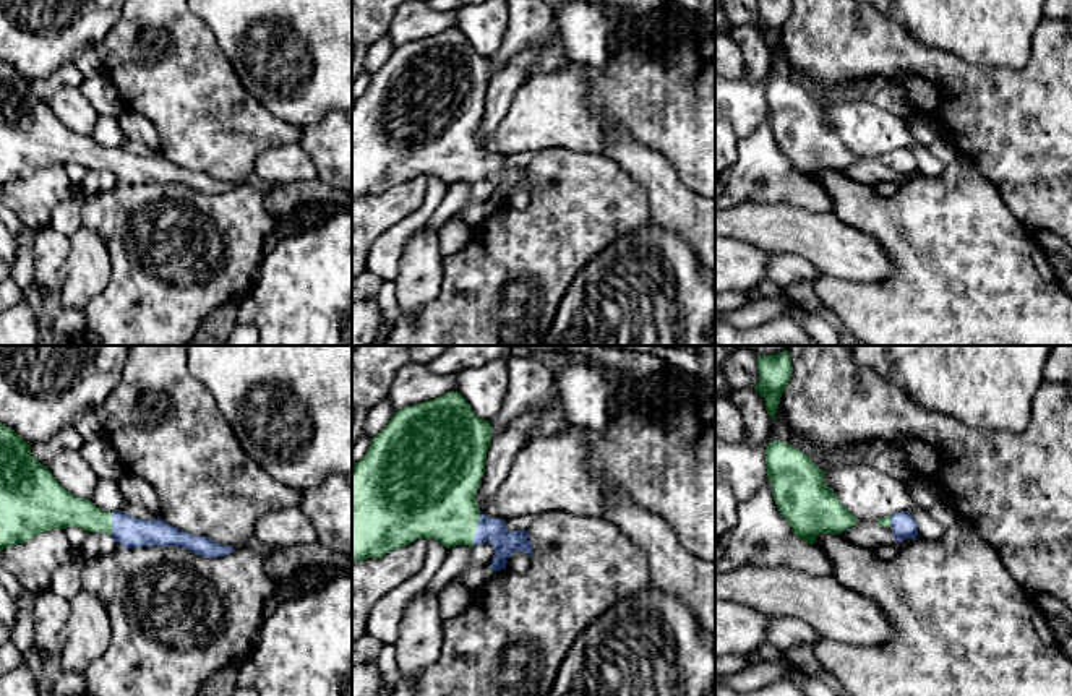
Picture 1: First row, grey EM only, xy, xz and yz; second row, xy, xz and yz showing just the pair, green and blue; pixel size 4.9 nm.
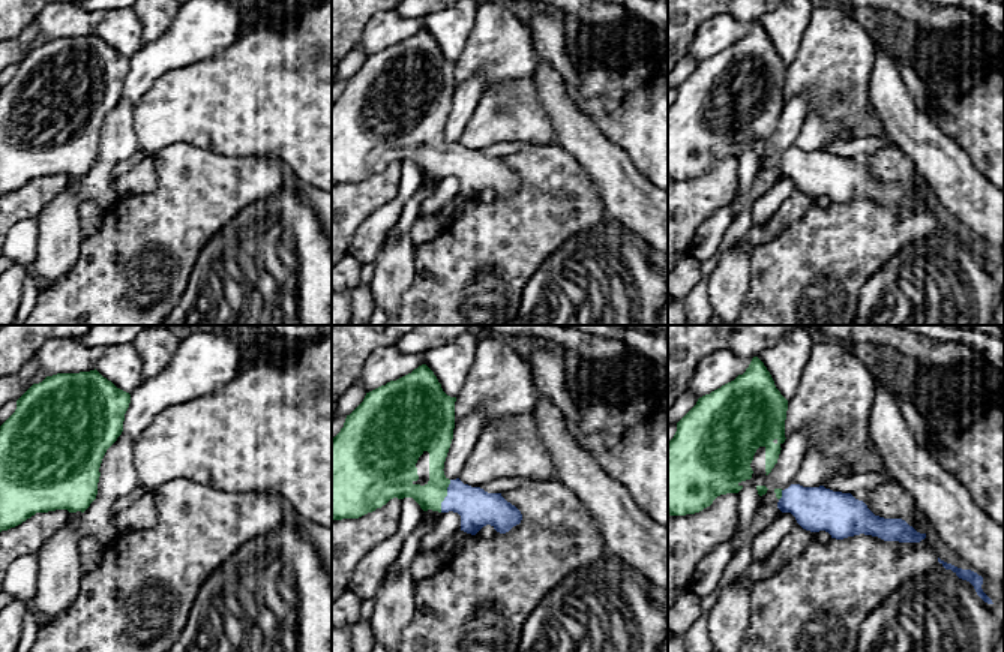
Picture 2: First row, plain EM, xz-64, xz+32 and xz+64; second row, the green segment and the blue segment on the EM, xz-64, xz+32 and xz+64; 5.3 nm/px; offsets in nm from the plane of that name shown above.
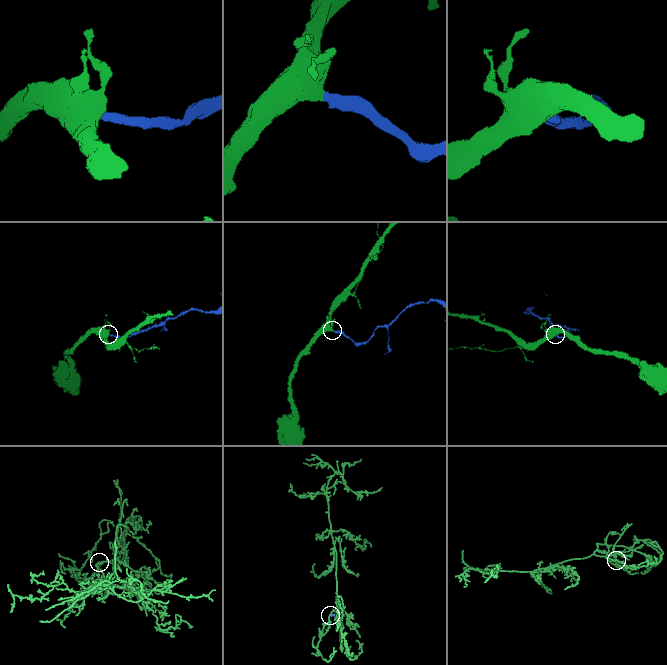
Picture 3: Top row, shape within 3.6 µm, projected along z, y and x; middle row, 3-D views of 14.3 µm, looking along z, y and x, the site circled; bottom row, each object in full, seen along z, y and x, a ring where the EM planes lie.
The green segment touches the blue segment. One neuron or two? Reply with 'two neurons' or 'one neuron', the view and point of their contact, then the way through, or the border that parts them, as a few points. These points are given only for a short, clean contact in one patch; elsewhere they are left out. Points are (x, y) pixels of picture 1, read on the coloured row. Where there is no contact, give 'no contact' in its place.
one neuron | xz (475, 529) | across xz (437, 497), (464, 524), (475, 529), (492, 529), (505, 542)

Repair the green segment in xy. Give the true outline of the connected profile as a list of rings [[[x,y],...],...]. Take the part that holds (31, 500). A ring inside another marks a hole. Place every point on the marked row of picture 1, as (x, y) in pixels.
[[[0,423],[0,550],[57,527],[105,532],[123,548],[174,545],[208,558],[235,550],[209,537],[180,531],[164,519],[139,519],[123,511],[99,509],[91,500],[65,490],[49,466],[31,454],[31,445]]]

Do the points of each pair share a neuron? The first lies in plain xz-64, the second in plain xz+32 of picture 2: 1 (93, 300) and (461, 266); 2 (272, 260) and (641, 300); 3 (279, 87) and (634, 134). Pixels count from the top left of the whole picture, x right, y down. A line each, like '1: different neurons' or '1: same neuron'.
1: same neuron
2: same neuron
3: same neuron

